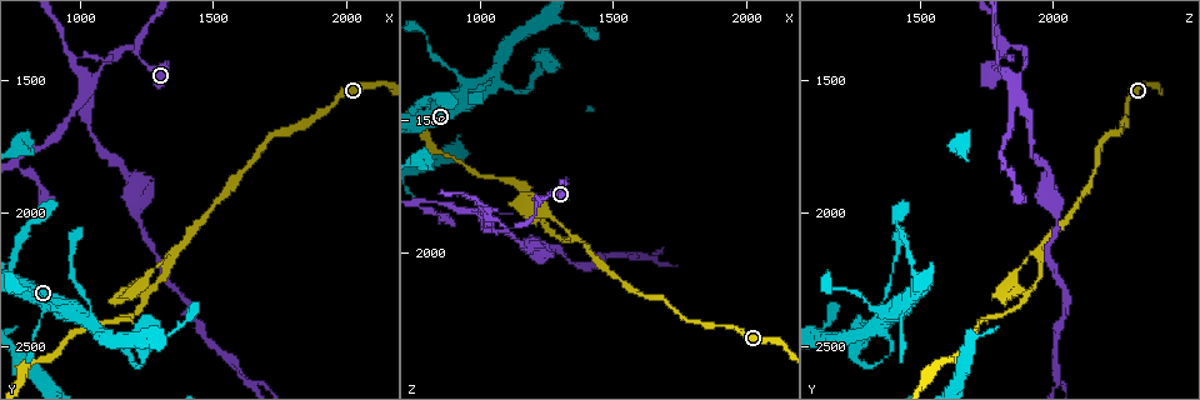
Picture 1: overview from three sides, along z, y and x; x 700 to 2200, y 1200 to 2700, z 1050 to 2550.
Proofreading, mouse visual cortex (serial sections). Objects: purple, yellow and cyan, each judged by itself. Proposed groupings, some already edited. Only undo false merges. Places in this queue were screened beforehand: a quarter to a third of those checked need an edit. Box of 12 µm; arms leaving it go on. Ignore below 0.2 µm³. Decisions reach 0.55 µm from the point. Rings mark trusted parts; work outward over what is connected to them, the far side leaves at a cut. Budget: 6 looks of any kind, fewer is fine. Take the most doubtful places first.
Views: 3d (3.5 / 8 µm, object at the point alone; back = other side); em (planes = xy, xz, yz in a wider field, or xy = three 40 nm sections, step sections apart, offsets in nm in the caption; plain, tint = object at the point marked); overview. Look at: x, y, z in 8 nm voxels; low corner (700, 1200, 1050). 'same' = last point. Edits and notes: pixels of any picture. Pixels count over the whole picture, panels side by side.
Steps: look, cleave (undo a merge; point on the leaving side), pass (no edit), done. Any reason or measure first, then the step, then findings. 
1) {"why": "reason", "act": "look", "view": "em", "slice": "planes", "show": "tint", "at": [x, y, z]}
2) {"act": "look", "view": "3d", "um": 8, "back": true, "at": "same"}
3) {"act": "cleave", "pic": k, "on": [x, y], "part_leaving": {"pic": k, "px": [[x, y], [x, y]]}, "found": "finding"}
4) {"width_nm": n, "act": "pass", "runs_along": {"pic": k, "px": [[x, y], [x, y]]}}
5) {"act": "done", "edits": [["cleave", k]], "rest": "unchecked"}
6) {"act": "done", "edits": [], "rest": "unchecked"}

{"why": "two arms in line, one across", "act": "look", "view": "3d", "um": 8, "at": [1030, 2410, 1360]}

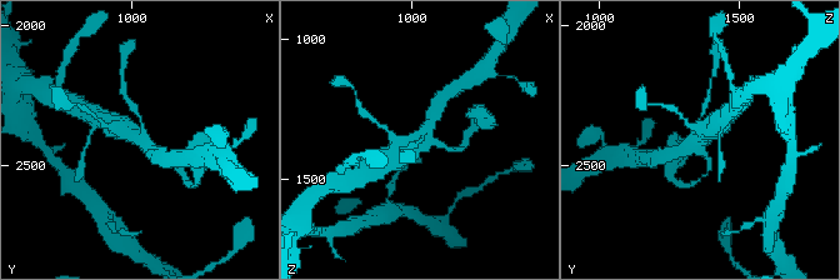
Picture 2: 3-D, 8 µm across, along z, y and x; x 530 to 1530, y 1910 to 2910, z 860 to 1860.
{"why": "now the EM", "act": "look", "view": "em", "slice": "xy", "step": 2, "show": "tint", "at": [1020, 2420, 1360]}

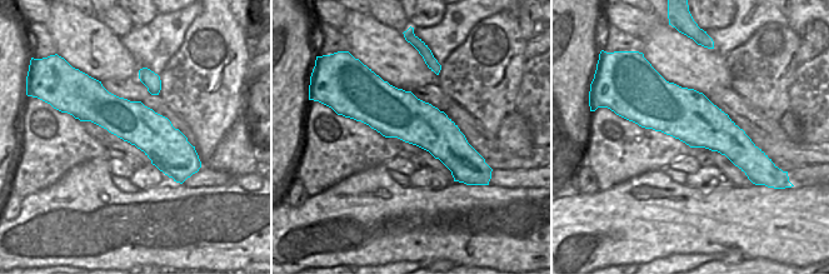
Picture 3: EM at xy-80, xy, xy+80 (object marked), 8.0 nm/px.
{"act": "pass", "runs_along": {"pic": 3, "px": [[373, 83], [460, 165], [460, 178]]}, "found": "one cell here"}

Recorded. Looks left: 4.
{"act": "look", "view": "3d", "um": 3.5, "at": [1350, 2150, 1950]}

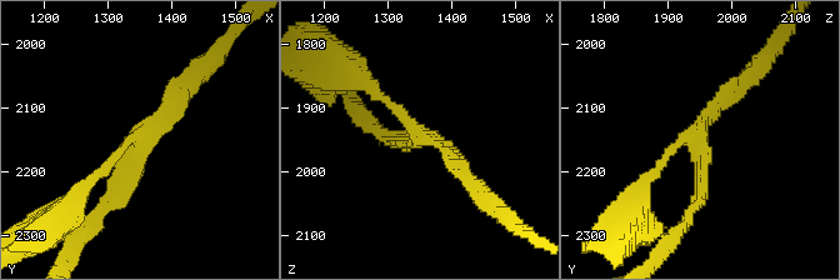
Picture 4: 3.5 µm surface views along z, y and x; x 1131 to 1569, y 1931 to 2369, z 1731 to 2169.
{"arms": 3, "arm_widths_nm": [150, 200, 200], "act": "look", "view": "em", "slice": "xy", "step": 5, "show": "tint", "at": [1360, 2140, 1945]}

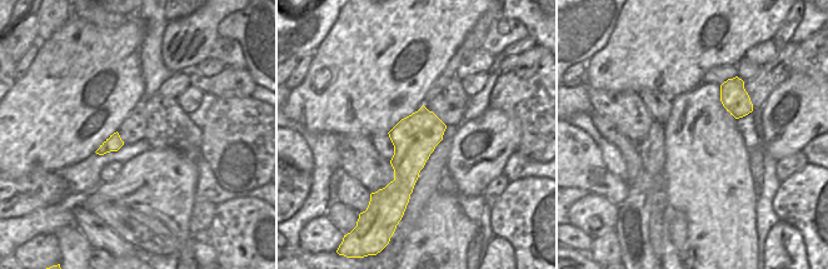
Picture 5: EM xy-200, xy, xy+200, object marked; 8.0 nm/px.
{"why": "another direction", "act": "look", "view": "em", "slice": "xy", "step": 3, "show": "tint", "at": "same"}

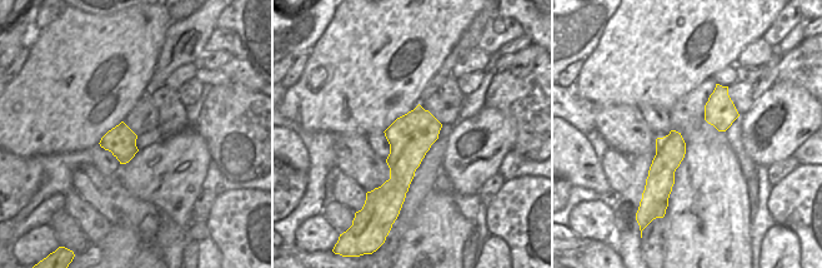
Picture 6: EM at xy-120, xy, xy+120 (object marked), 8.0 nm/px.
{"act": "pass", "runs_along": {"pic": 4, "px": [[190, 83], [101, 209]]}, "found": "one cell here"}

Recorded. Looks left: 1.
{"act": "done", "edits": [], "rest": "unchecked"}

